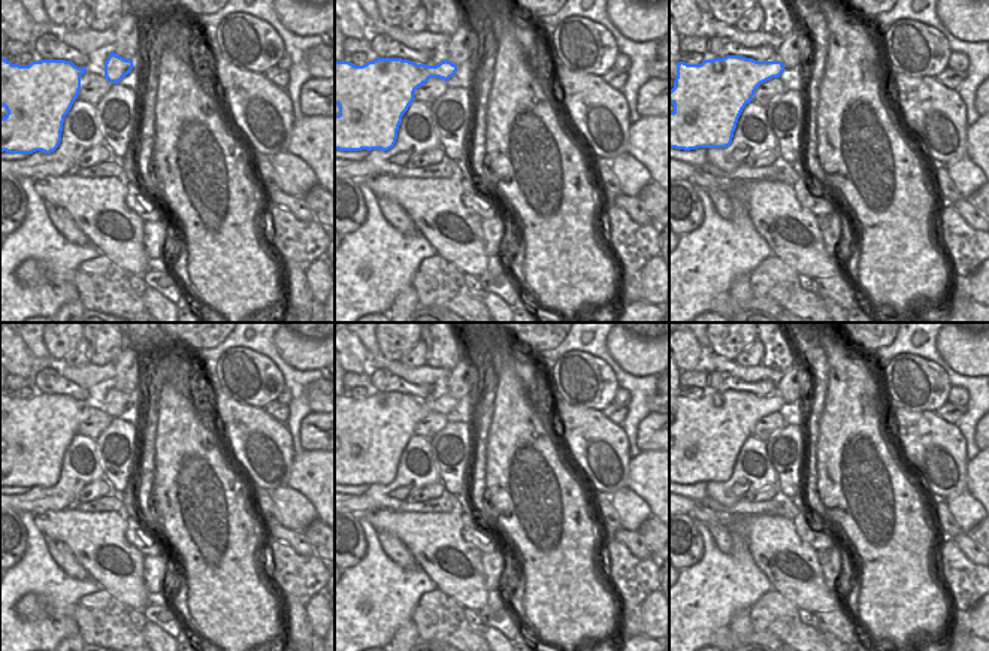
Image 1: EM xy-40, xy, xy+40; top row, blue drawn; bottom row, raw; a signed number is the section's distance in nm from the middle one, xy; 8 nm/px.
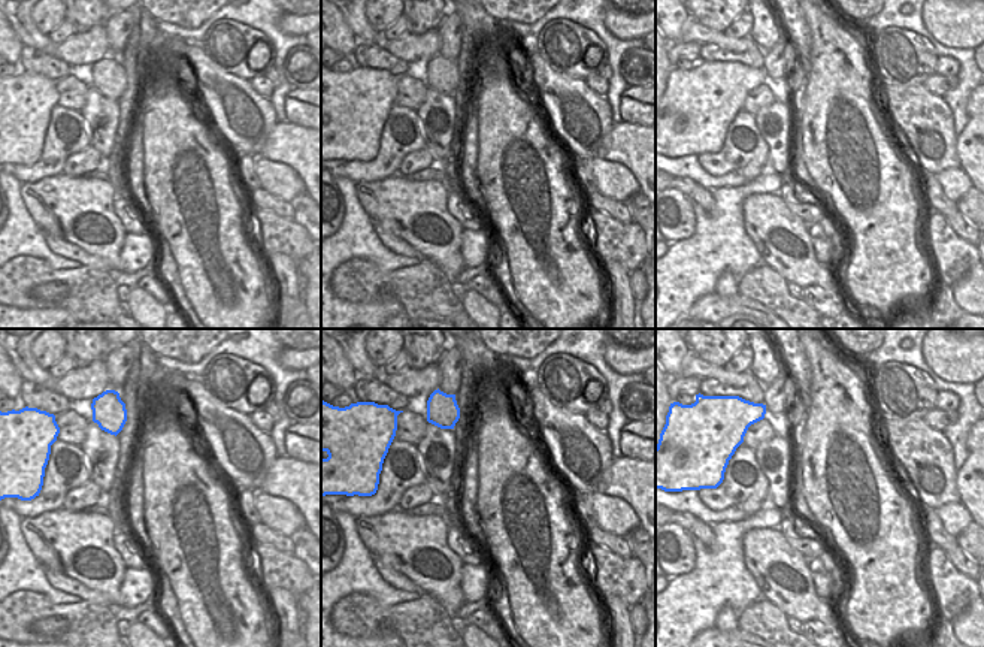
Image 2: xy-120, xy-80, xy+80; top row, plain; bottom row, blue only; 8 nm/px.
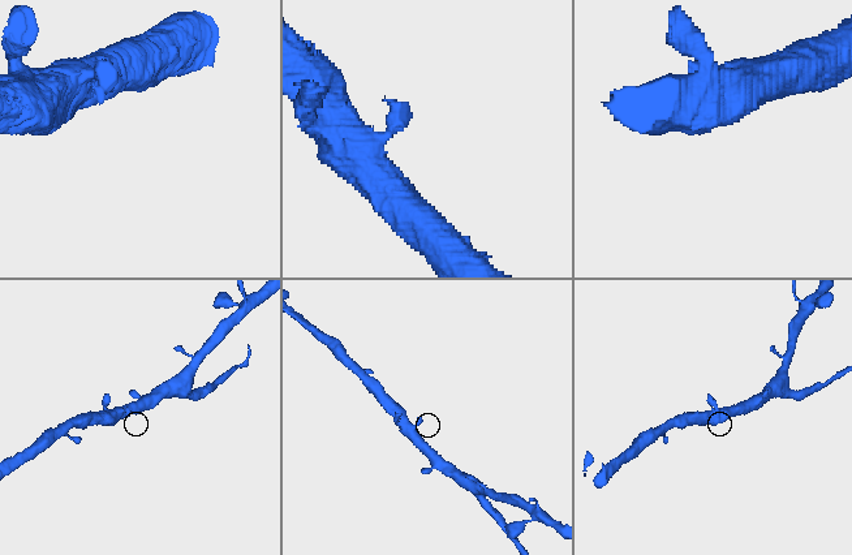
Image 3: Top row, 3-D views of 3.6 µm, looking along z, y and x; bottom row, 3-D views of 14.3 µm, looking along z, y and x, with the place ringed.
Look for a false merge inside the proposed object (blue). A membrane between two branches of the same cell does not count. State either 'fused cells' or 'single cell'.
single cell

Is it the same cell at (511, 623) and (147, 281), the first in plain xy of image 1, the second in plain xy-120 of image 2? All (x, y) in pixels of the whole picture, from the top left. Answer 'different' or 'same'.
same

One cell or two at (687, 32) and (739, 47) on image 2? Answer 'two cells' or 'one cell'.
one cell

